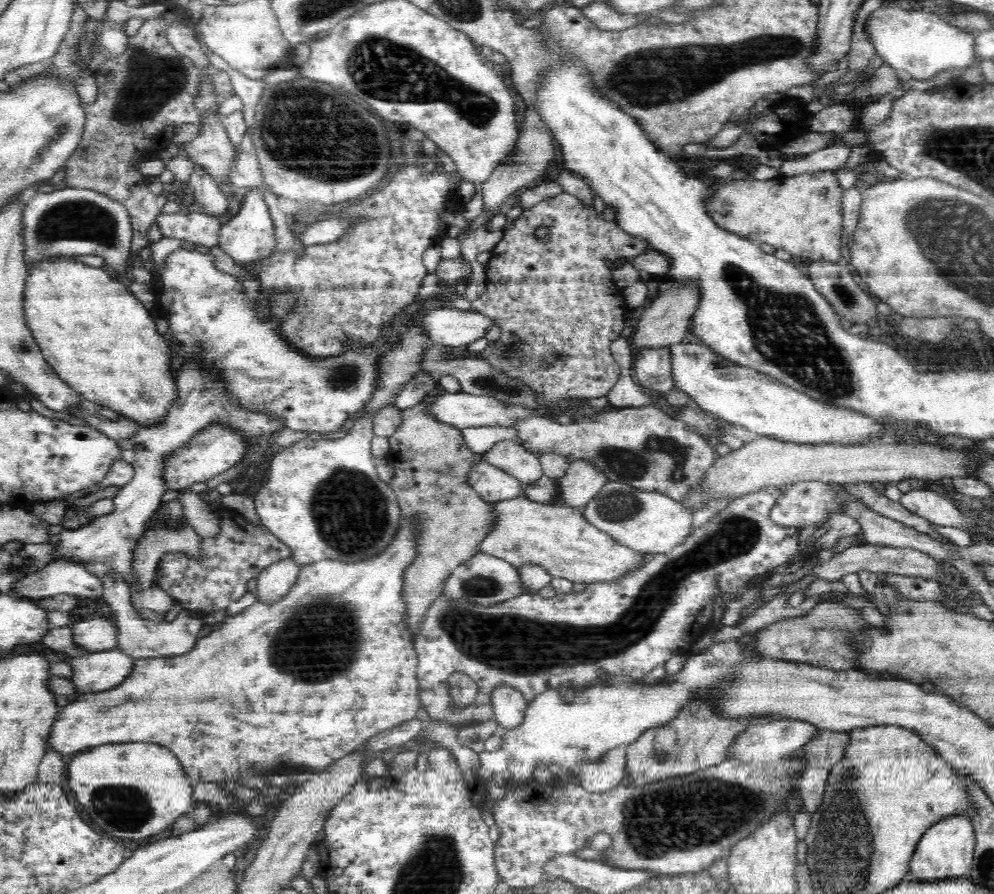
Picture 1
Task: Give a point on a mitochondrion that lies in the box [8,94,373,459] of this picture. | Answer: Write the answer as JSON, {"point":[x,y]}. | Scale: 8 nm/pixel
{"point":[79,219]}

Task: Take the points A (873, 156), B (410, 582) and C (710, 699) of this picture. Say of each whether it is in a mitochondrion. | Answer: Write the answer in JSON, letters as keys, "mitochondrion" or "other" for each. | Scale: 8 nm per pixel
{"A":"other","B":"other","C":"other"}

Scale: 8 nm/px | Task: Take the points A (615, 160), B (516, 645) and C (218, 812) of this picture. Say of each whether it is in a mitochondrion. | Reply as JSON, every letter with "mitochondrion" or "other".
{"A":"other","B":"mitochondrion","C":"other"}

